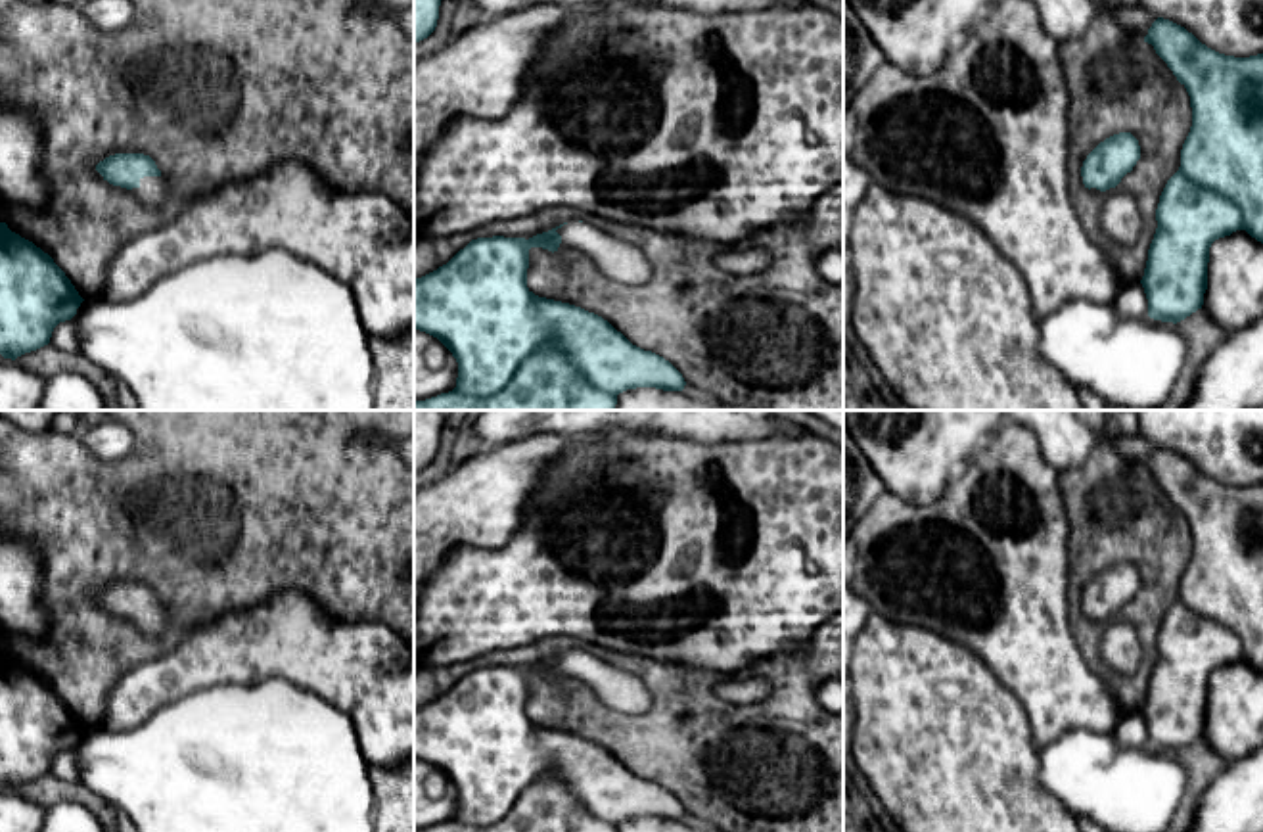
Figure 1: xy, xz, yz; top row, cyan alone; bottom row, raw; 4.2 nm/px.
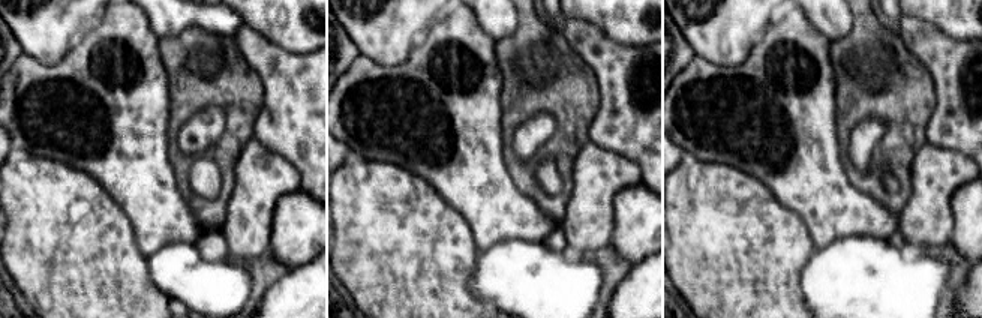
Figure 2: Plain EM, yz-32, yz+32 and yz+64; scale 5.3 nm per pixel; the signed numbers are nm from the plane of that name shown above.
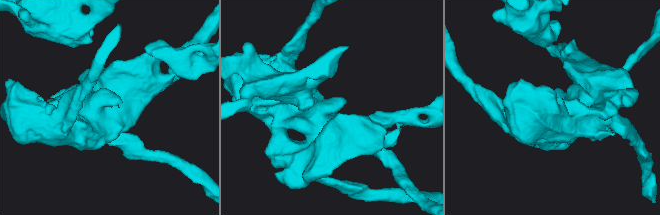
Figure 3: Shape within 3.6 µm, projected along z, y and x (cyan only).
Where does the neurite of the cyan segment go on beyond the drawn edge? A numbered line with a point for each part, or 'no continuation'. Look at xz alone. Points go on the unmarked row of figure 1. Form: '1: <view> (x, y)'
1: xz (625, 693)

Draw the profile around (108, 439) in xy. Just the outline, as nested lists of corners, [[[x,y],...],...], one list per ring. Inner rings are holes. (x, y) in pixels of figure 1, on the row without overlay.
[[[98,416],[80,439],[103,462],[123,462],[138,445],[134,431],[126,424],[107,416]]]

